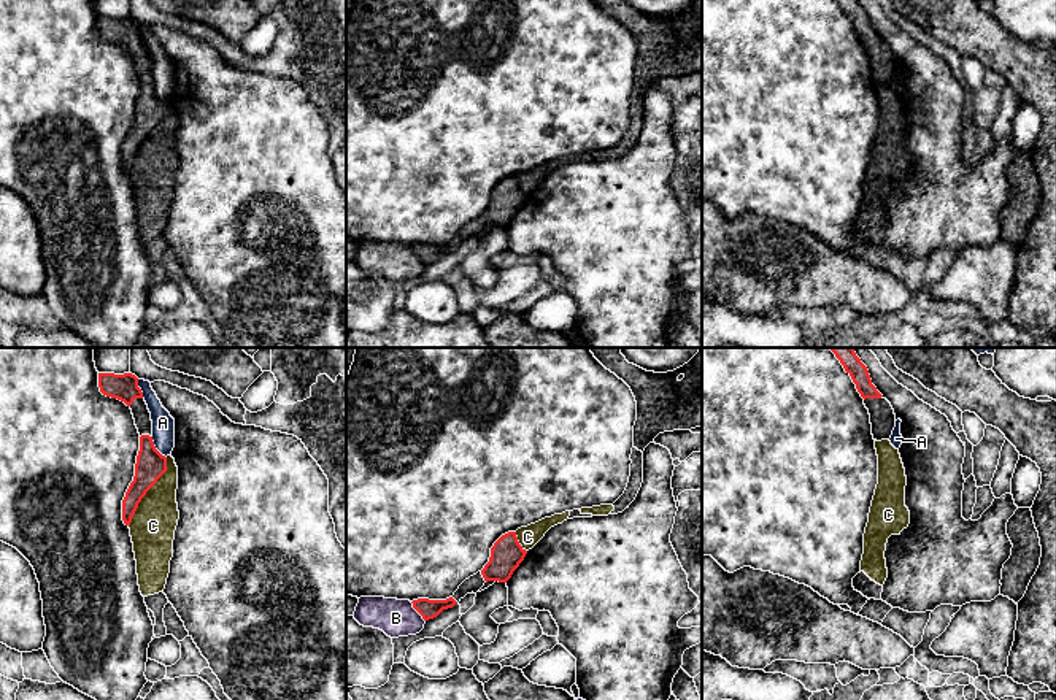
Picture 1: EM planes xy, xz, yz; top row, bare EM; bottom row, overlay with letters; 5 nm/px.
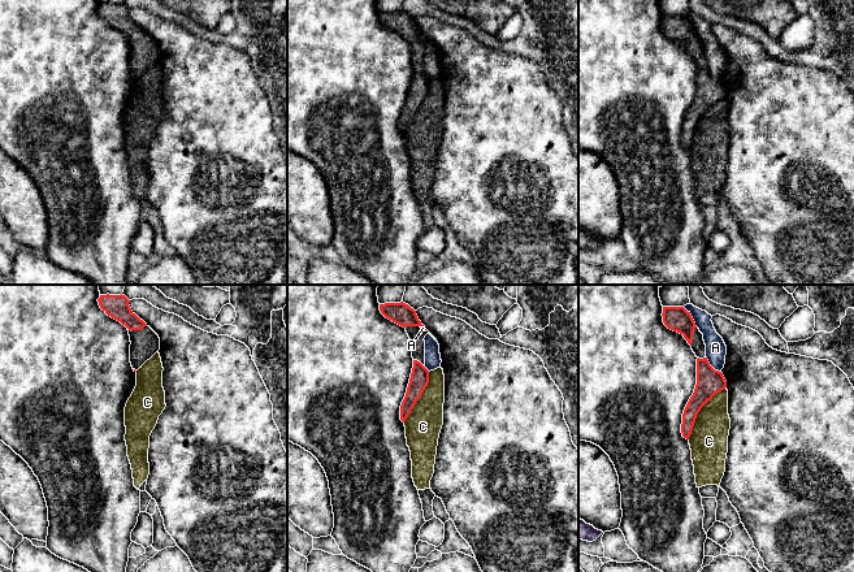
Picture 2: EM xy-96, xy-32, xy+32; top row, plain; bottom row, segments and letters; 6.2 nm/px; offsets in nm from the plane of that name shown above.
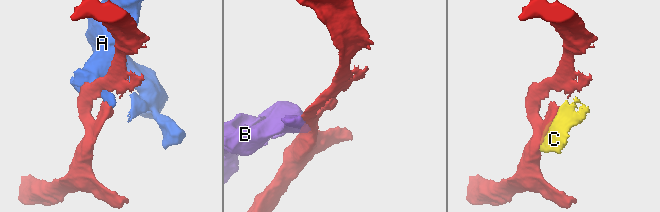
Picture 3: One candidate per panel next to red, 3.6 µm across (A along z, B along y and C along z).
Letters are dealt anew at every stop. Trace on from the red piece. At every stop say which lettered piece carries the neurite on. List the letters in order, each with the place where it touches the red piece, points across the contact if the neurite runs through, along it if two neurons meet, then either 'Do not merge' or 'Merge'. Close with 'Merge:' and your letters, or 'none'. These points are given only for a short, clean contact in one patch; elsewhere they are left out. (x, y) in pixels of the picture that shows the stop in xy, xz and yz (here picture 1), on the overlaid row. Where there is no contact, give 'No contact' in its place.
A: Touches red at xy (154, 448). Do not merge
B: Touches red at xz (416, 610). Do not merge
C: Touches red at xy (146, 491). Merge
Merge: C

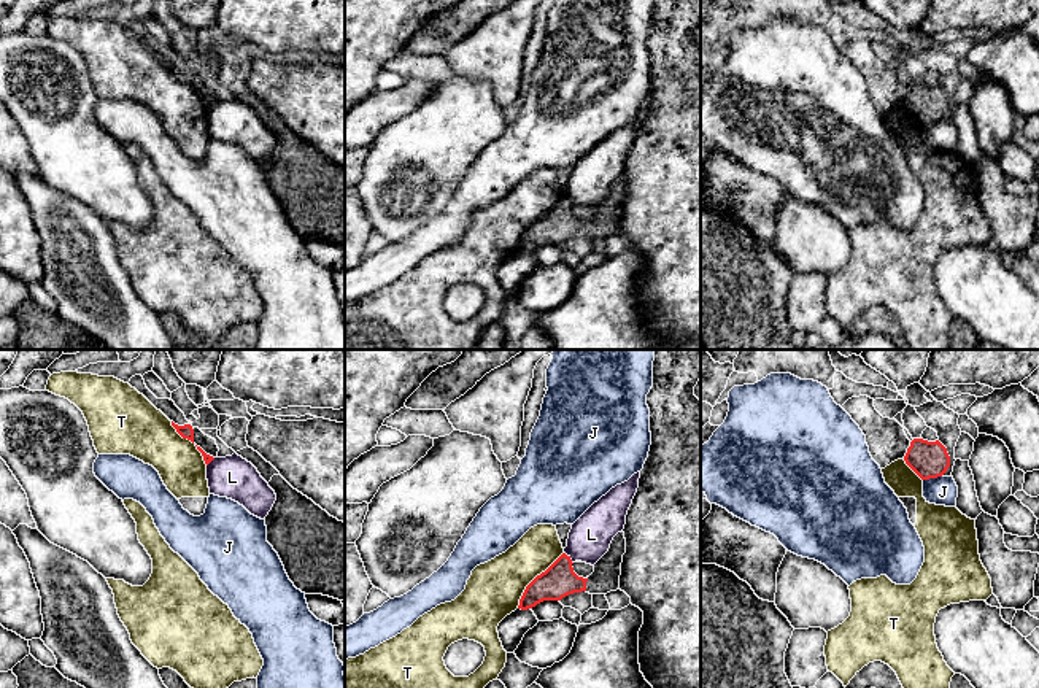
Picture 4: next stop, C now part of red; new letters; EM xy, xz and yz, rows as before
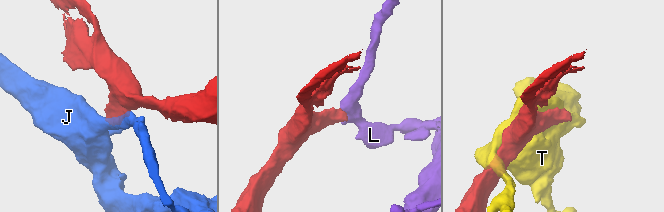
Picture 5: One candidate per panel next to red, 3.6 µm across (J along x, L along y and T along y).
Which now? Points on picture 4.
J: Touches red at yz (933, 477). Do not merge
L: Touches red at xz (569, 558). Boundary: xz (564, 552), (572, 563). Do not merge
T: Touches red at xz (534, 579). Do not merge
Merge: none

